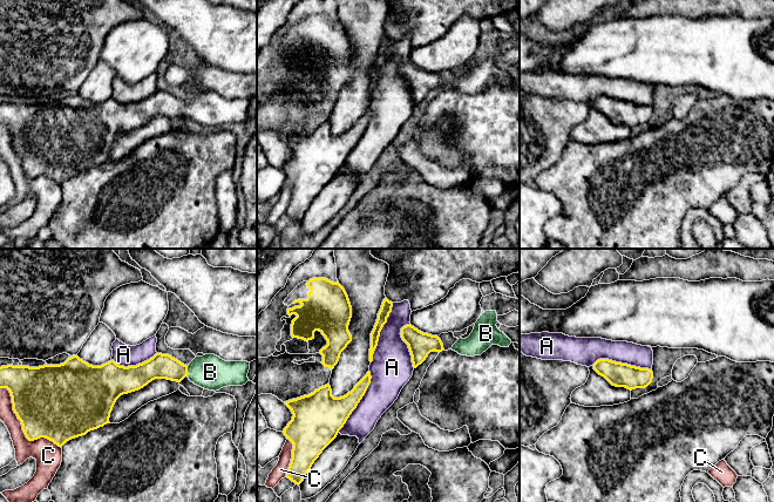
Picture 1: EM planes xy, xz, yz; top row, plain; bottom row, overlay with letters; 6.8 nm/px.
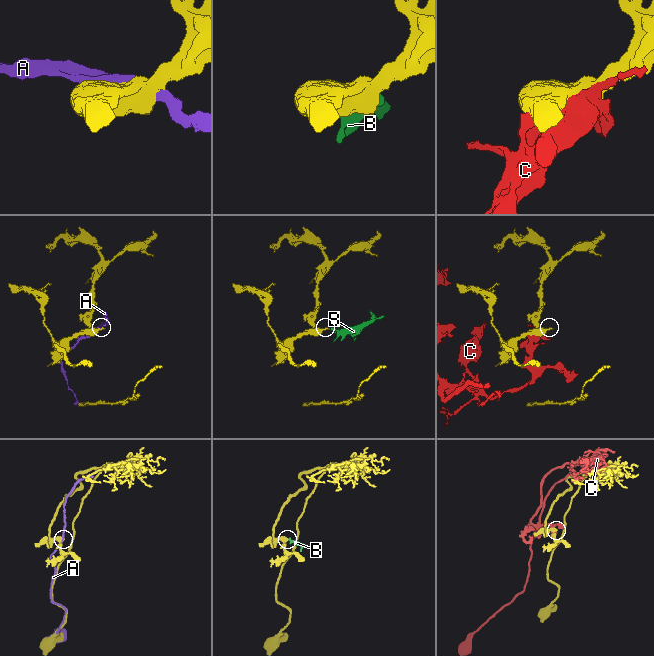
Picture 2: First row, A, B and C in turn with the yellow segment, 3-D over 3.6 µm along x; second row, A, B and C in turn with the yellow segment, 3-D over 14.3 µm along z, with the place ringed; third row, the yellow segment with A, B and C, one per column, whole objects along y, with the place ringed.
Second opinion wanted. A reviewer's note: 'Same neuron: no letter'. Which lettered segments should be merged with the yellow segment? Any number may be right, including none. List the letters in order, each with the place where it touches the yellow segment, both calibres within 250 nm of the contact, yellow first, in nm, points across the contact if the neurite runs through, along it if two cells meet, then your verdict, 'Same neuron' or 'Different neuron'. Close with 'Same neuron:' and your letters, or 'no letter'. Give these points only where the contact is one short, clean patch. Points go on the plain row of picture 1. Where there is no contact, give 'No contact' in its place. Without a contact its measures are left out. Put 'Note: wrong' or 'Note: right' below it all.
A: Touches yellow at xz (359, 138). Thickness 280 nm (yellow) against 220 nm. Different neuron
B: Touches yellow at xy (187, 108). Thickness 180 nm (yellow) against 240 nm. Path across: xy (161, 103), (175, 108), (187, 108), (210, 109). Same neuron
C: Touches yellow at xy (13, 144). Thickness 480 nm (yellow) against 110 nm. Different neuron
Same neuron: B
Note: wrong

